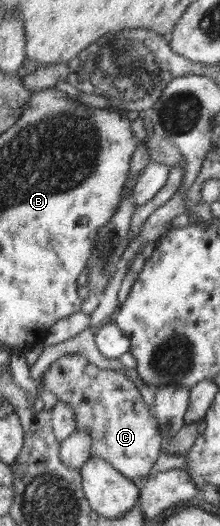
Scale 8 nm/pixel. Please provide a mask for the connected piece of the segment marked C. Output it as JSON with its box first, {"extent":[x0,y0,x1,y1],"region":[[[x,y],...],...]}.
{"extent":[43,353,164,483],"region":[[[77,353],[54,360],[43,375],[43,385],[45,389],[54,393],[58,400],[72,406],[76,430],[86,430],[91,435],[92,457],[104,459],[134,483],[138,483],[144,477],[150,477],[151,469],[160,452],[163,452],[164,441],[156,416],[142,399],[136,384],[128,376],[114,370],[100,369],[85,359],[84,355]]]}

